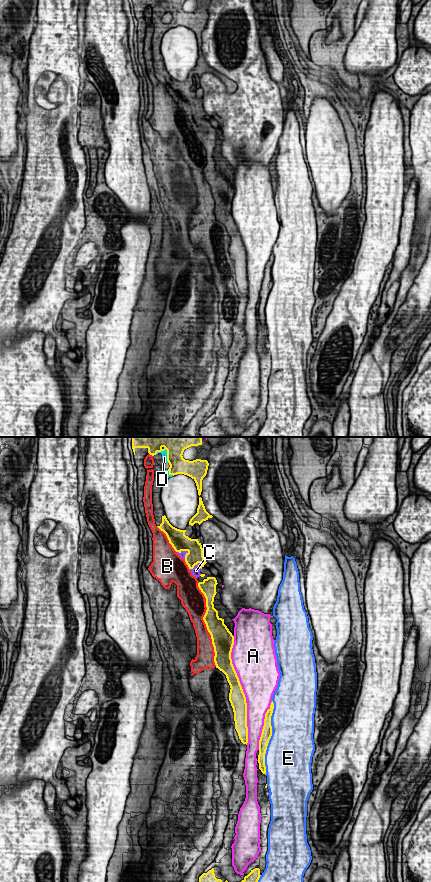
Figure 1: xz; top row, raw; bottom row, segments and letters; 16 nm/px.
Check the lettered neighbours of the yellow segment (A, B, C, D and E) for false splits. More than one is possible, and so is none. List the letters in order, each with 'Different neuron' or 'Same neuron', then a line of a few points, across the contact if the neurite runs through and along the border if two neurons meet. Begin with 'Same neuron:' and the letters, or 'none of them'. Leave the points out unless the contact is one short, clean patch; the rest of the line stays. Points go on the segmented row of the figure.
Same neuron: C, D
A: Different neuron
B: Different neuron
C: Same neuron
D: Same neuron
E: Different neuron

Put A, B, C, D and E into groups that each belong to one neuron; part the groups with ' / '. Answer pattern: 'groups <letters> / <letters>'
groups A / B / C D / E

